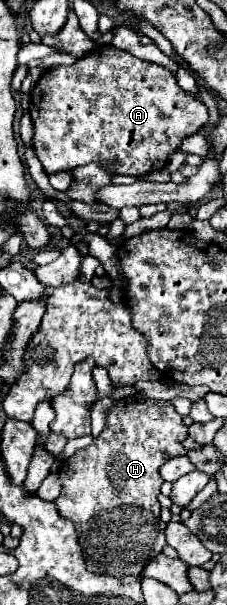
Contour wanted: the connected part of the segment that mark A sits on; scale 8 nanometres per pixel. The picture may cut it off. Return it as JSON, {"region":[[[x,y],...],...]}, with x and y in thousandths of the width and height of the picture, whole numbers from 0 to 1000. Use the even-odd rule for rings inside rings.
{"region":[[[436,76],[374,96],[348,96],[322,109],[207,112],[137,149],[128,188],[154,212],[145,248],[189,271],[198,288],[251,288],[392,268],[445,268],[454,274],[480,274],[498,288],[630,291],[727,278],[744,255],[789,248],[797,235],[877,218],[921,198],[912,175],[815,155],[736,112],[612,99],[498,76]]]}

